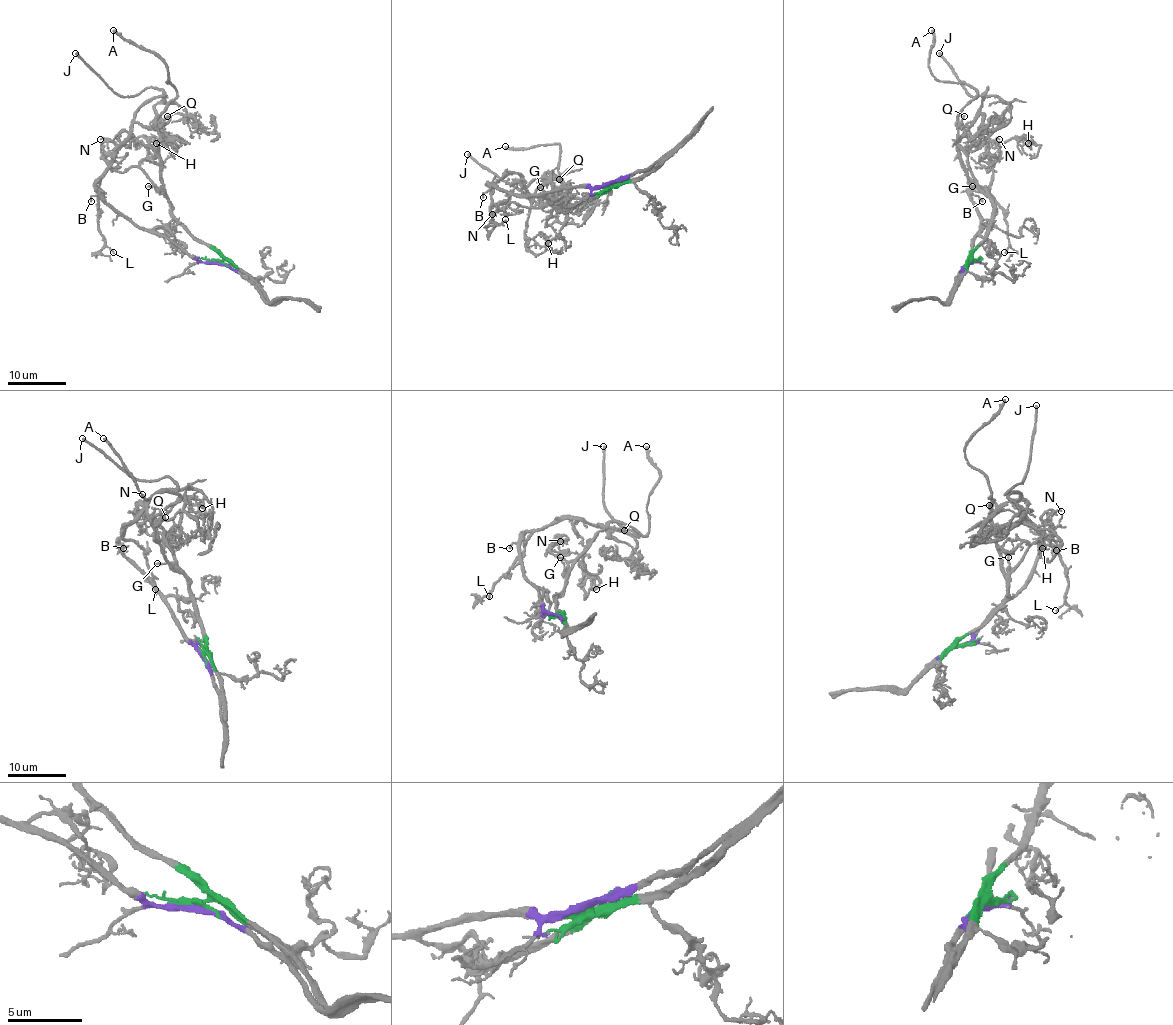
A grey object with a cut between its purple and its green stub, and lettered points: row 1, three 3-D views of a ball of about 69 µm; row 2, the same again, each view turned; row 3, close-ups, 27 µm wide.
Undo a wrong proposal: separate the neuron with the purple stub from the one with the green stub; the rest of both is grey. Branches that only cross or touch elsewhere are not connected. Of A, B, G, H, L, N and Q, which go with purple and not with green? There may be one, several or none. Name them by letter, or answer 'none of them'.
B, L

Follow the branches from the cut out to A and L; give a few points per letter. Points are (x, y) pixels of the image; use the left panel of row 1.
A: (217, 261), (222, 258), (172, 213), (162, 184), (157, 115), (176, 96), (166, 82), (165, 64), (112, 31)
L: (217, 261), (197, 261), (168, 239), (137, 228), (105, 200), (98, 187), (99, 234), (114, 253)

